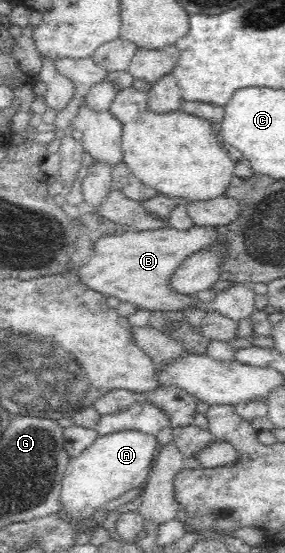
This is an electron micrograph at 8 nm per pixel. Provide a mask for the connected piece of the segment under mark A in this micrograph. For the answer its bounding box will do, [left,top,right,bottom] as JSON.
[58,429,160,522]

